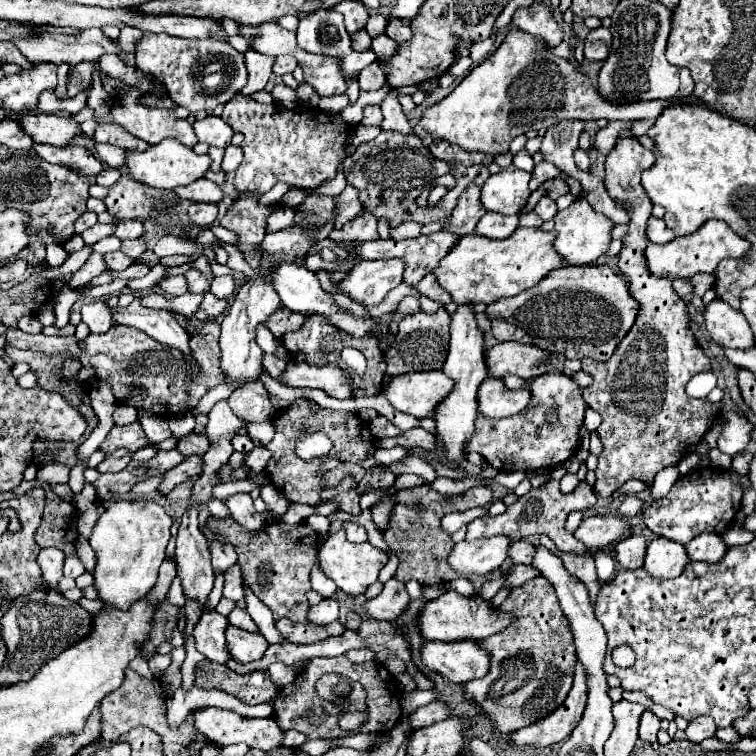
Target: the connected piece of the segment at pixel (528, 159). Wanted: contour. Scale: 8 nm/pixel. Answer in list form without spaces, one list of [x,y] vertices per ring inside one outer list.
[[[522,149],[518,155],[514,155],[514,161],[512,161],[518,169],[524,169],[524,171],[532,171],[532,167],[534,167],[534,163],[532,163],[532,155],[526,151],[526,149]]]

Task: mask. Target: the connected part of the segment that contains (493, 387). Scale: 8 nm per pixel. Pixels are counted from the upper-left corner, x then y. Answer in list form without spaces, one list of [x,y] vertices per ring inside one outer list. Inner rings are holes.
[[[488,377],[478,389],[478,405],[484,417],[500,419],[520,413],[530,401],[530,387],[522,385],[520,389],[508,389],[502,379]]]

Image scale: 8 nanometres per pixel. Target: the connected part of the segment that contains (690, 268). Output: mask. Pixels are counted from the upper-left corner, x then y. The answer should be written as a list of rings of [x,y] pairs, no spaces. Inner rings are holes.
[[[708,221],[704,223],[704,229],[692,235],[676,237],[674,241],[664,243],[664,245],[648,243],[648,247],[644,249],[644,257],[646,257],[646,265],[650,273],[656,273],[658,277],[676,279],[676,277],[692,277],[696,273],[714,273],[716,265],[722,259],[744,257],[746,251],[748,251],[748,243],[736,233],[732,233],[732,229],[724,225],[724,221]]]

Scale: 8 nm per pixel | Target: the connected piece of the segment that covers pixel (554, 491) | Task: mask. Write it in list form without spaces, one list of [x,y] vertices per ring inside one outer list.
[[[550,481],[546,487],[542,489],[532,489],[528,495],[520,497],[514,505],[508,507],[508,511],[504,515],[498,517],[484,517],[484,519],[474,519],[472,523],[468,523],[468,533],[466,539],[480,539],[480,537],[494,537],[494,535],[508,535],[512,539],[524,539],[528,535],[548,535],[556,547],[560,551],[576,551],[576,553],[584,553],[586,545],[578,541],[572,533],[568,533],[564,529],[566,517],[570,511],[578,509],[578,511],[586,511],[596,503],[596,493],[594,489],[584,481],[580,483],[574,493],[570,495],[562,495],[558,489],[558,481]]]

